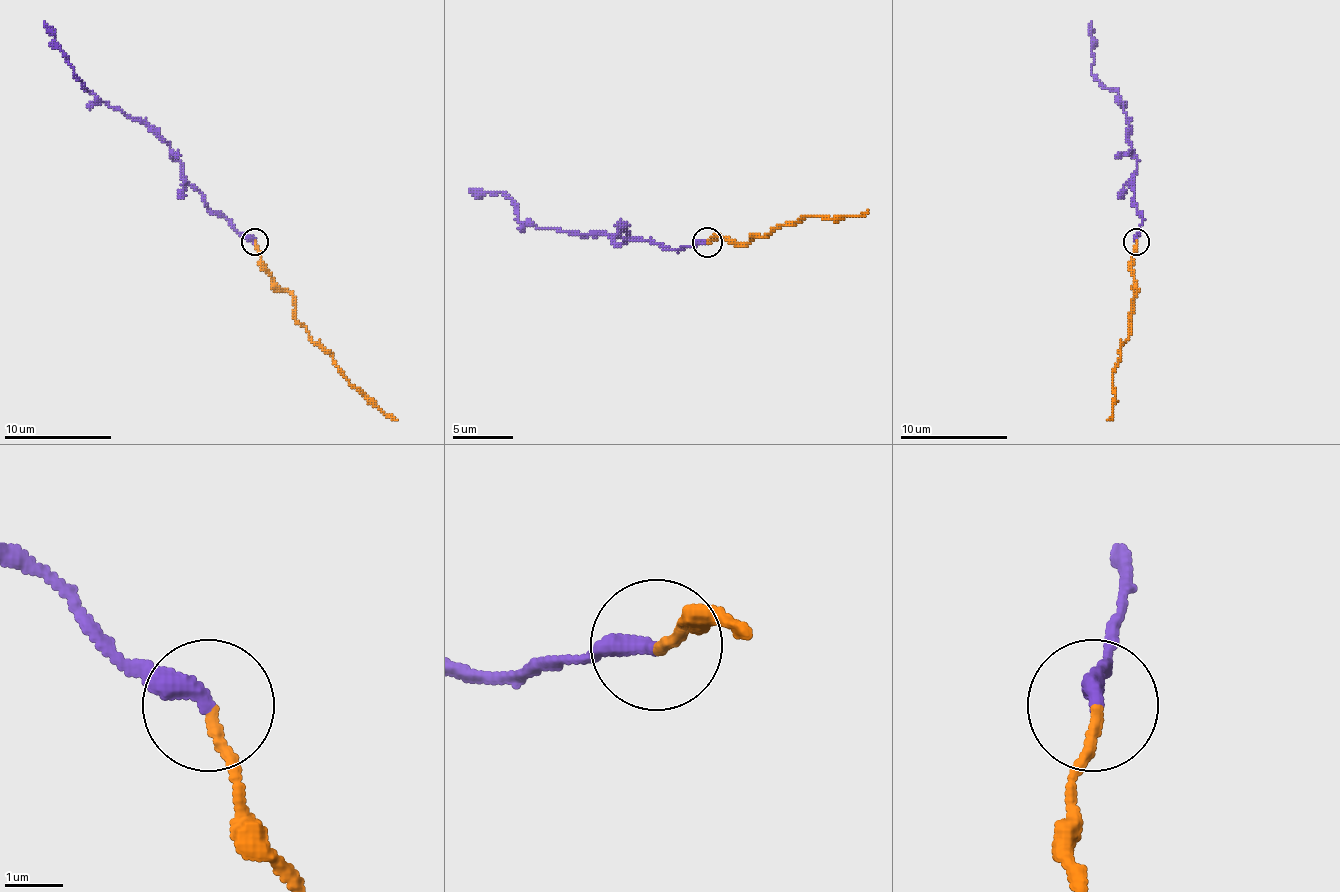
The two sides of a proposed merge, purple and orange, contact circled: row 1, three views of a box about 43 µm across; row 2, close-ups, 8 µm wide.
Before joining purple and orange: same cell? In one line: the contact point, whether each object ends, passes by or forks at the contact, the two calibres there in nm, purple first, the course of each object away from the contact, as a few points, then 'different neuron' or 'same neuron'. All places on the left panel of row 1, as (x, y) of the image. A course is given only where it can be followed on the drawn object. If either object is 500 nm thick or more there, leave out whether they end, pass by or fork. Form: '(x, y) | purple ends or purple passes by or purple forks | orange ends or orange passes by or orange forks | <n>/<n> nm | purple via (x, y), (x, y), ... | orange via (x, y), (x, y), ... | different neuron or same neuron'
(255, 241) | purple ends | orange ends | 360/170 nm | purple via (255, 241), (247, 241), (215, 214), (183, 174), (172, 150), (143, 123), (89, 93), (44, 21) | orange via (255, 241), (261, 267), (293, 297), (295, 321), (330, 356), (341, 374), (397, 420) | same neuron

